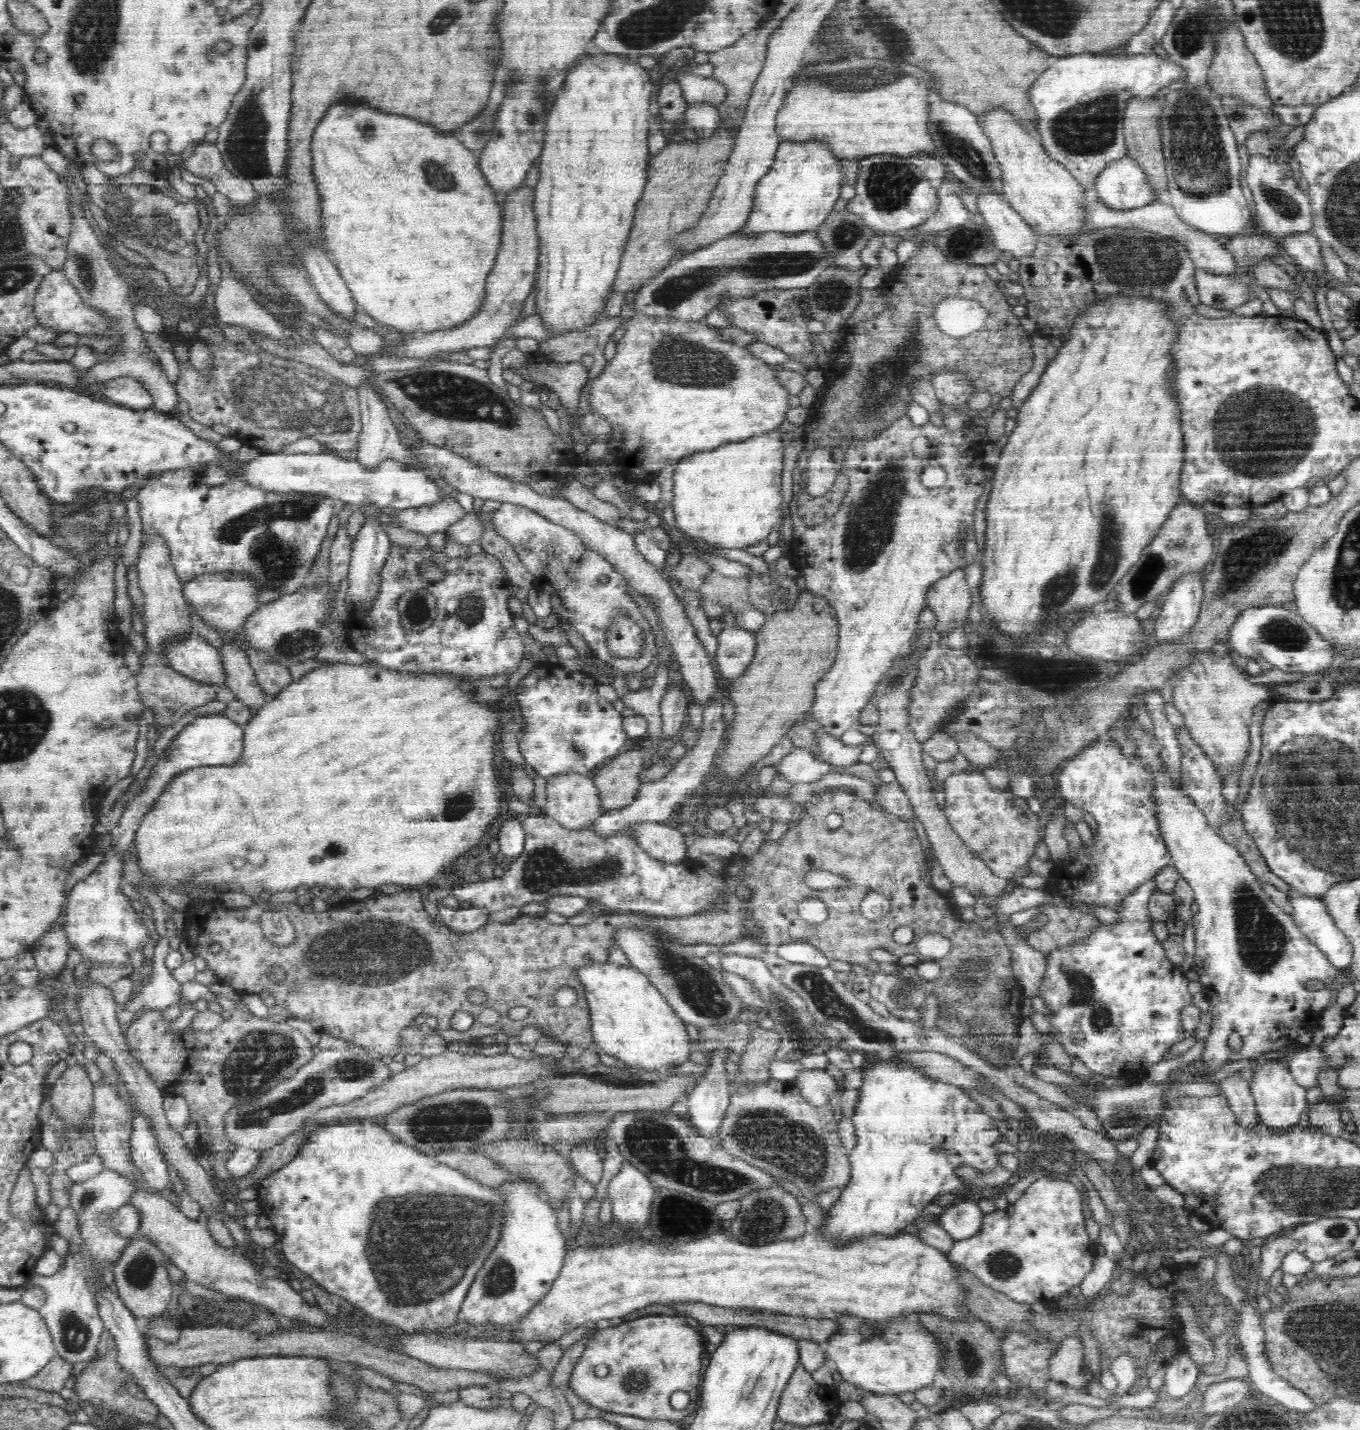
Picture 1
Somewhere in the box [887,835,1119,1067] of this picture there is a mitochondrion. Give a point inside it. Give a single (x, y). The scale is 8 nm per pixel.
(983, 996)

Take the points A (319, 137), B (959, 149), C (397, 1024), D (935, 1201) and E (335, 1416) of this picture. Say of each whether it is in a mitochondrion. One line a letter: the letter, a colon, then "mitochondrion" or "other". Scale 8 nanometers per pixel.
A: other
B: mitochondrion
C: other
D: other
E: other

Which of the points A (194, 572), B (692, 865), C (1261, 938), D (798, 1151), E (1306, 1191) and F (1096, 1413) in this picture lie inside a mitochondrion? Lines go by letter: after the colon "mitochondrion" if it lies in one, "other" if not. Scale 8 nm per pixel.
A: other
B: other
C: mitochondrion
D: mitochondrion
E: mitochondrion
F: other

